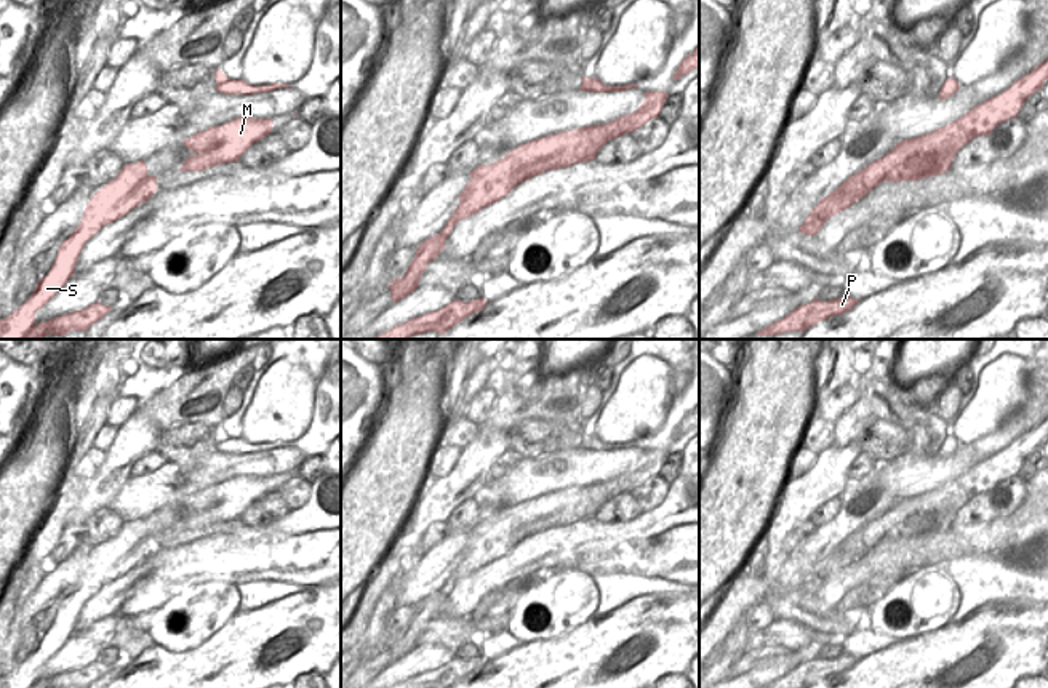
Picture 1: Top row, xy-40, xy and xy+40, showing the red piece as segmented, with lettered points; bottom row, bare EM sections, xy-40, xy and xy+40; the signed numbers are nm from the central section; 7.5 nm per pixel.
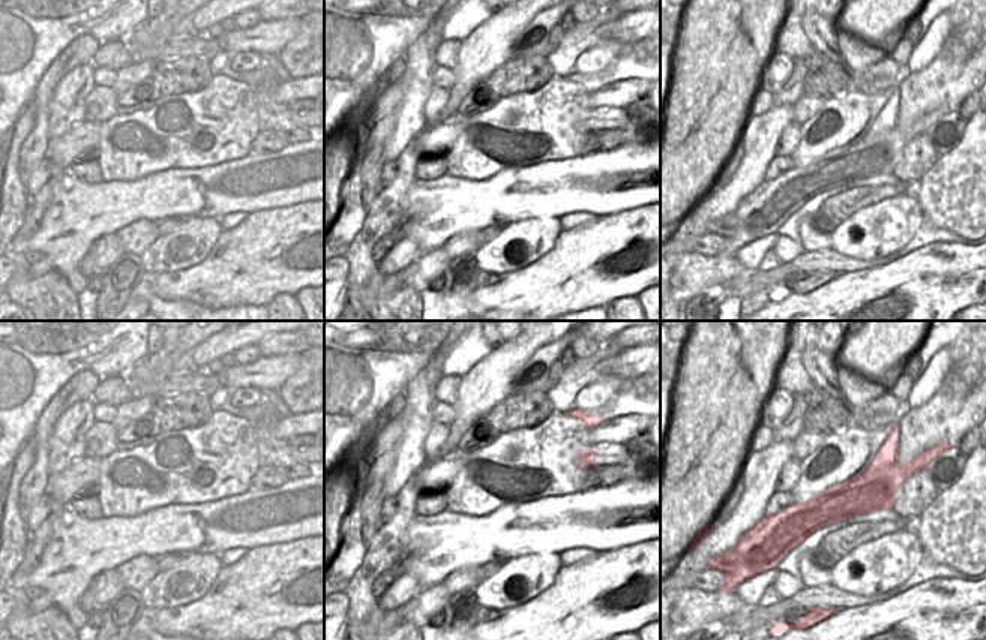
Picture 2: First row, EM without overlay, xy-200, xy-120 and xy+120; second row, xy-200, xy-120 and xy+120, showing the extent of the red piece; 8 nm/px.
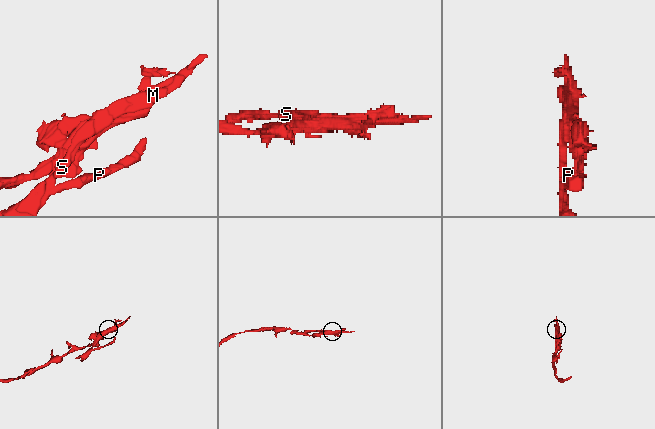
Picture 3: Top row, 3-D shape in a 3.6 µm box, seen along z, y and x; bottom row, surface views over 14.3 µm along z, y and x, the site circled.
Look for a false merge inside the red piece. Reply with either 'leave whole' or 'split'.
split

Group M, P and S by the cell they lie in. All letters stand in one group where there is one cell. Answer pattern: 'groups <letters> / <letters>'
groups M / P S

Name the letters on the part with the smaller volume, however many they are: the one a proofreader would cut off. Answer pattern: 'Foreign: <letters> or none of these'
Foreign: P, S

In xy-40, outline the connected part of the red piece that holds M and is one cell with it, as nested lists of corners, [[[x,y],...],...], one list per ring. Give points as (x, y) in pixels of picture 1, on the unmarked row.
[[[238,475],[224,483],[197,490],[184,498],[190,514],[178,530],[203,530],[216,523],[238,520],[258,499],[272,491],[272,477]]]

